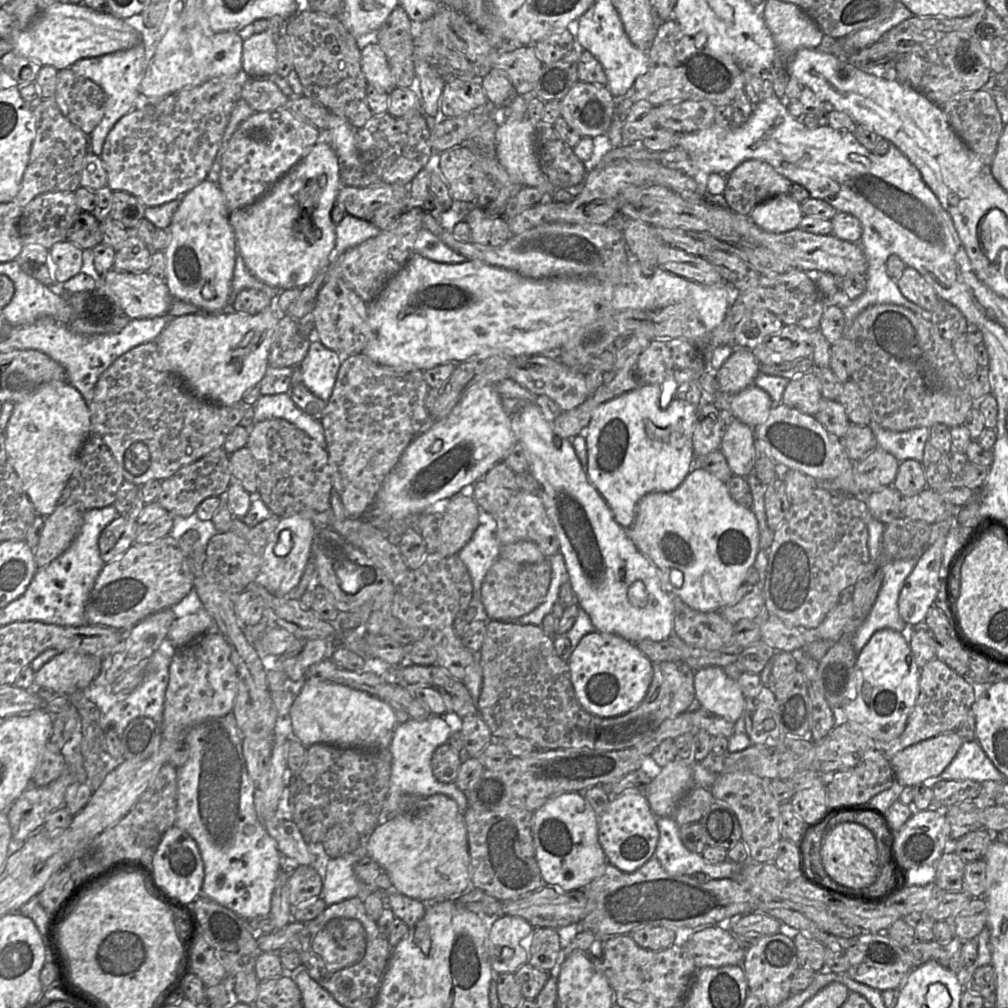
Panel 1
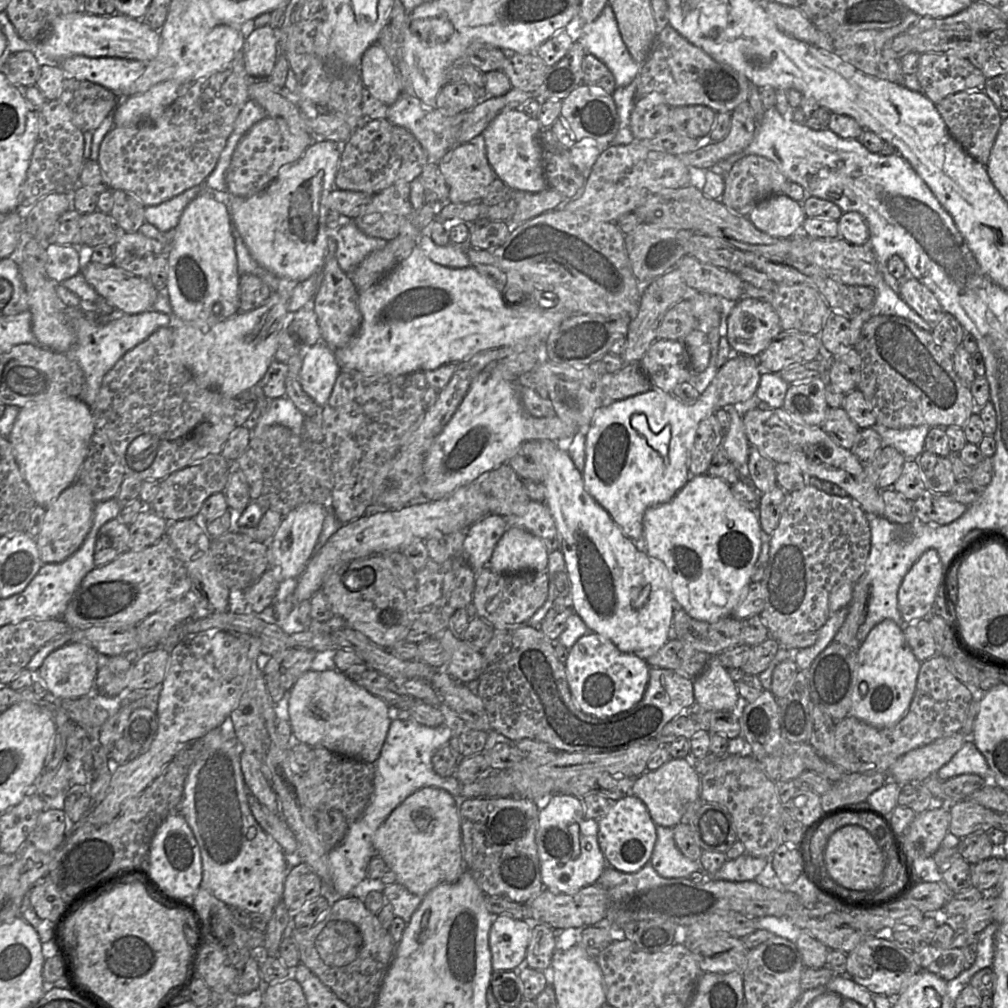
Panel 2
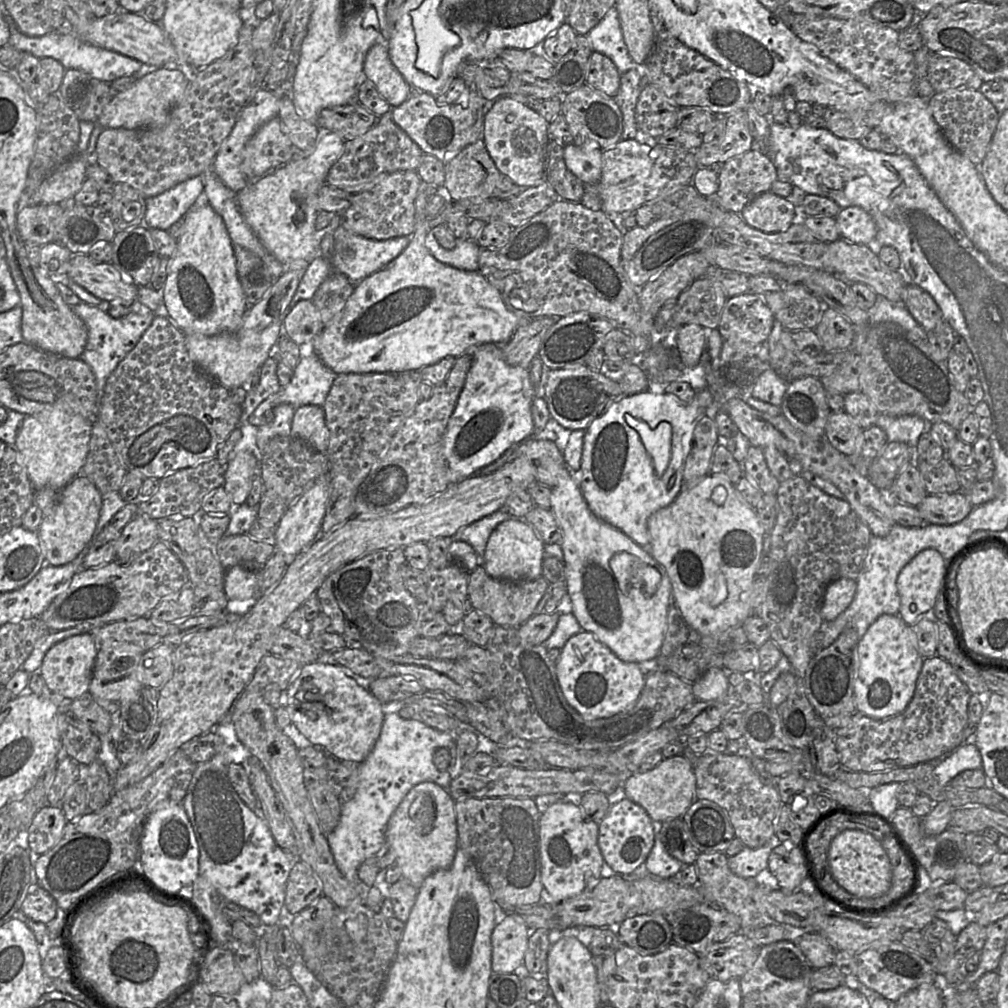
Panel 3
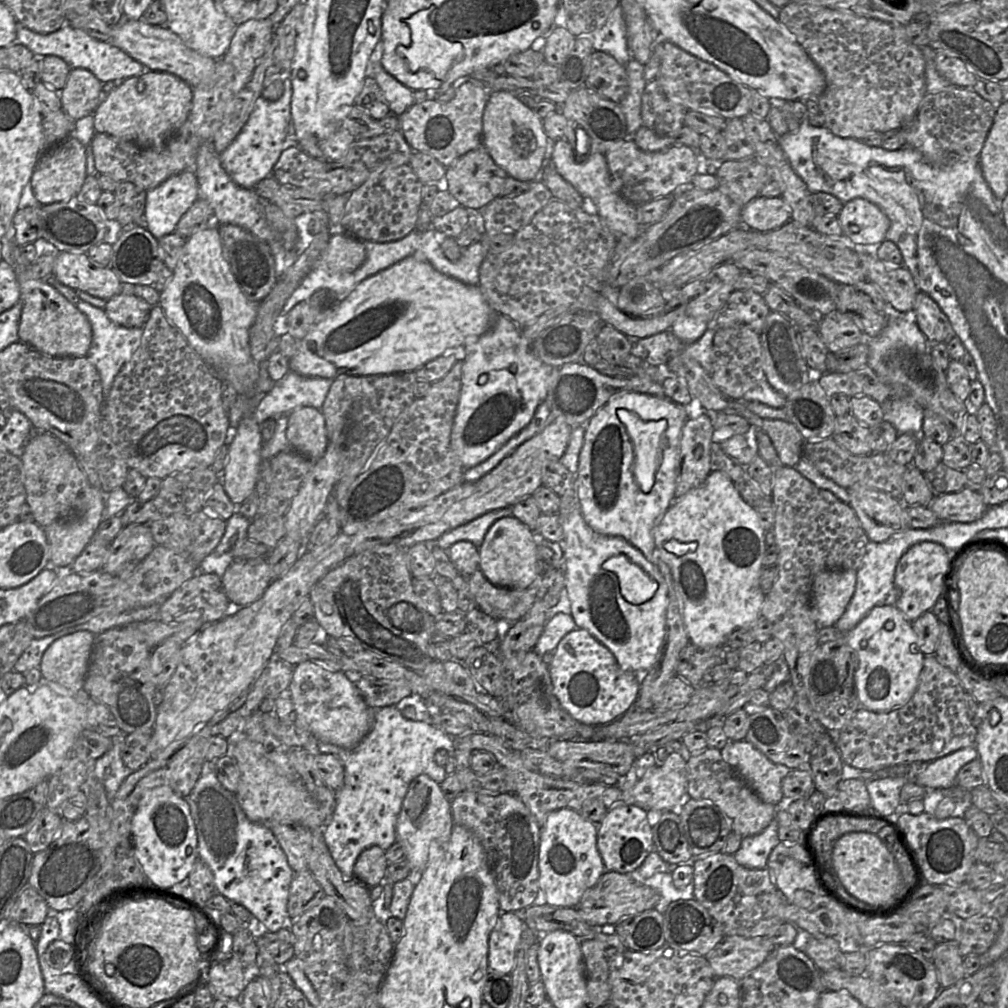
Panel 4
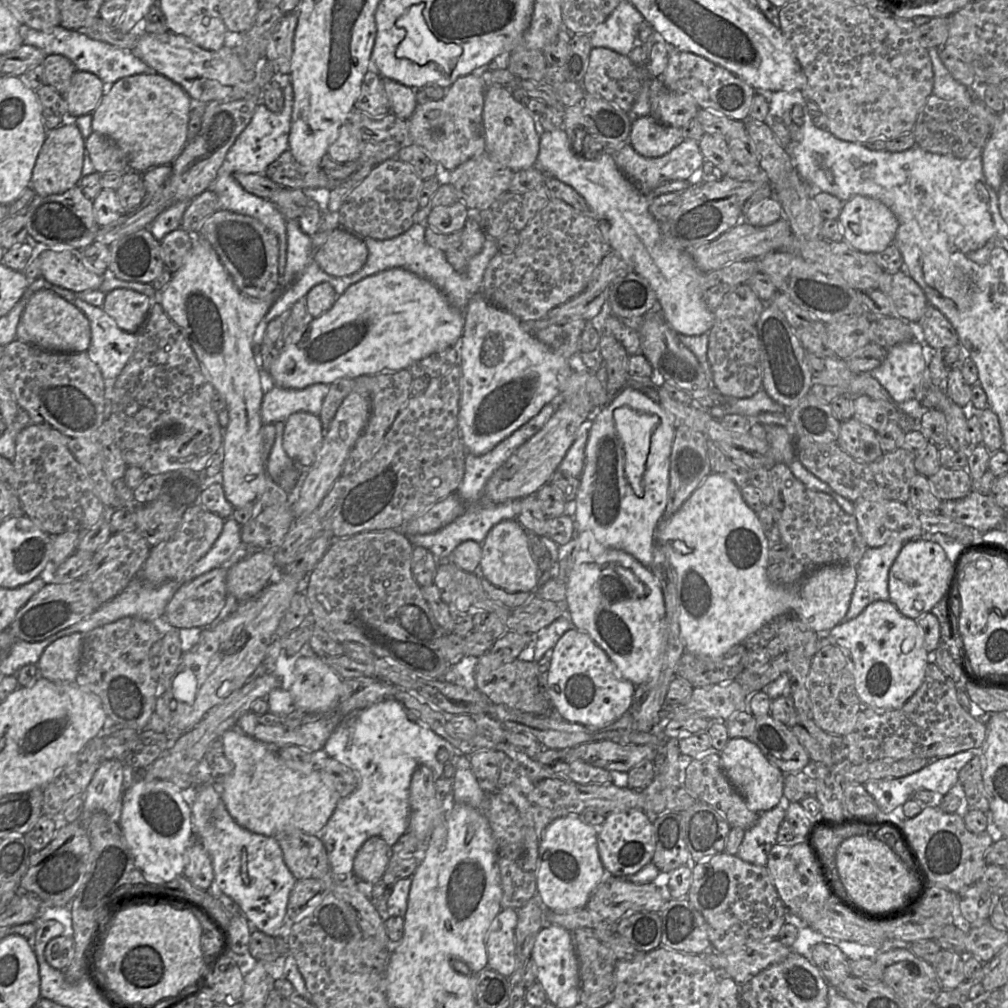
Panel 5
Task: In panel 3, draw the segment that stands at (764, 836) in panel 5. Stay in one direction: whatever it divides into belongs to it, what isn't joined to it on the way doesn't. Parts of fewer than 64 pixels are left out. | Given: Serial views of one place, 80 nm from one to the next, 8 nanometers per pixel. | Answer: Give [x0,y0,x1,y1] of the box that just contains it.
[727,835,781,878]

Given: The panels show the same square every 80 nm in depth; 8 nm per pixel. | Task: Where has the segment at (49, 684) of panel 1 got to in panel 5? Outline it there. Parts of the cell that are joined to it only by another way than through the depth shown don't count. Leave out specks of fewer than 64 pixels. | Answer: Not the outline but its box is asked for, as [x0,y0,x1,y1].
[37,633,84,683]

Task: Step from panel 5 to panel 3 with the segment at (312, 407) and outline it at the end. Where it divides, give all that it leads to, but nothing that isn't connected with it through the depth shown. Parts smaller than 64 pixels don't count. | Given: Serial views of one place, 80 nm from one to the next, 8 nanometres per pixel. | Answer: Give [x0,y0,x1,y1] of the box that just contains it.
[248,343,337,427]

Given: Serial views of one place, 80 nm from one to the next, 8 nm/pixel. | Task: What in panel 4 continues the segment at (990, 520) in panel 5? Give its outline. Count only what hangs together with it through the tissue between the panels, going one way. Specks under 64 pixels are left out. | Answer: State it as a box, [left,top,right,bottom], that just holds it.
[928,487,988,523]

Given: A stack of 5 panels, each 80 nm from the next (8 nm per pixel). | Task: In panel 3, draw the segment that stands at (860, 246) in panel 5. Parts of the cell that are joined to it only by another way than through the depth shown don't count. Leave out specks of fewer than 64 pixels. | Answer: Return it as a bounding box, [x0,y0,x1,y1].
[835,206,877,245]

